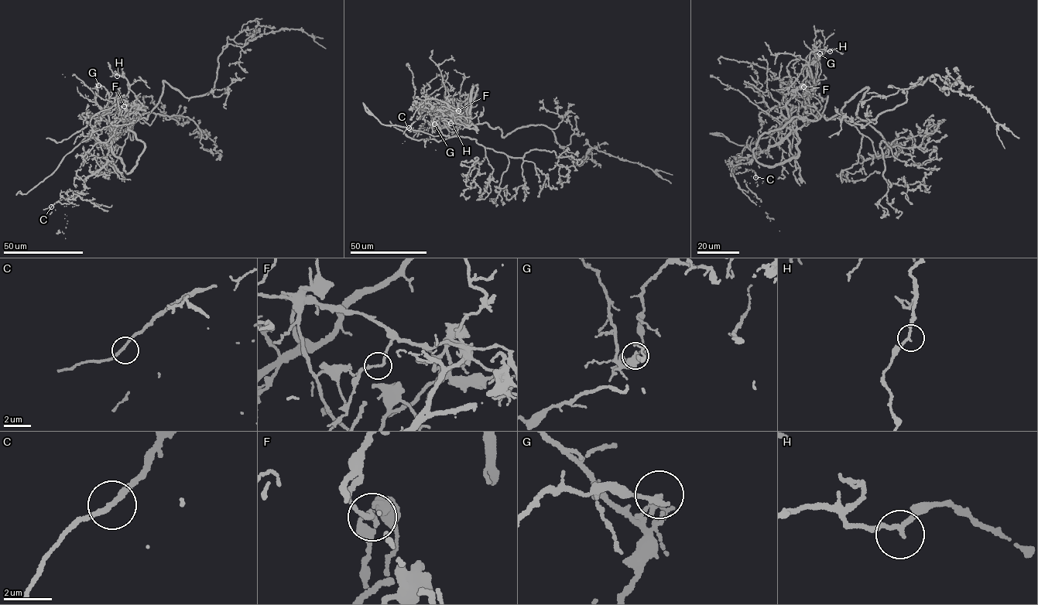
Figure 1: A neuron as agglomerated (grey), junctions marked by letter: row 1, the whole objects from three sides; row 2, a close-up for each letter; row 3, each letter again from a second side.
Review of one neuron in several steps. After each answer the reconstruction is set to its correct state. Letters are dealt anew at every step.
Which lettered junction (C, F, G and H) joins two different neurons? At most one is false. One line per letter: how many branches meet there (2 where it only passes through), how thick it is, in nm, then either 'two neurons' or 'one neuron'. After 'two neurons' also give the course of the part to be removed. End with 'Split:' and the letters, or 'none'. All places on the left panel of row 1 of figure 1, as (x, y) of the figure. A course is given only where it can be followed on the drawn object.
C: 2 branches meet; 190 nm thick; one neuron
F: 2 branches meet; 180 nm thick; one neuron
G: 2 branches meet; 170 nm thick; two neurons; foreign part runs (98, 85), (114, 103), (97, 118), (96, 130), (153, 113), (188, 117), (199, 137), (206, 130), (194, 138)
H: 2 branches meet; 170 nm thick; one neuron
Split: G

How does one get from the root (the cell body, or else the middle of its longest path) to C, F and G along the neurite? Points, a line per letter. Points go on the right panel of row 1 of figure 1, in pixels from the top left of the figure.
C: (826, 119), (811, 113), (805, 88), (794, 87), (786, 105), (793, 130), (732, 168), (755, 177)
F: (826, 119), (823, 115), (817, 119), (811, 113), (808, 90), (803, 87)
G: (826, 119), (823, 115), (817, 119), (811, 113), (805, 85), (806, 57), (810, 53), (820, 53)

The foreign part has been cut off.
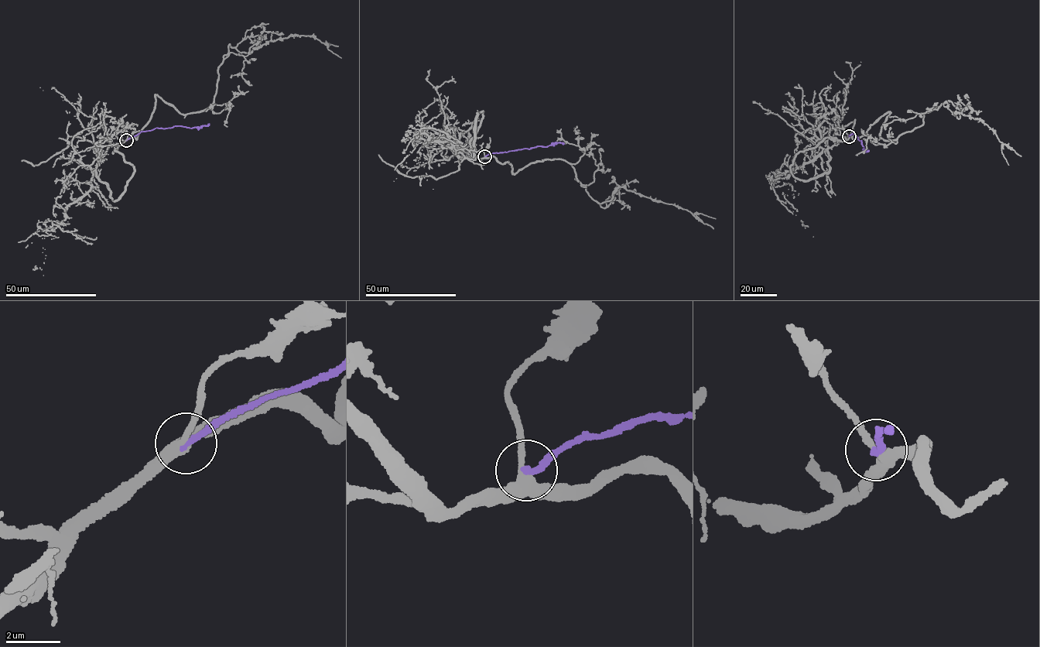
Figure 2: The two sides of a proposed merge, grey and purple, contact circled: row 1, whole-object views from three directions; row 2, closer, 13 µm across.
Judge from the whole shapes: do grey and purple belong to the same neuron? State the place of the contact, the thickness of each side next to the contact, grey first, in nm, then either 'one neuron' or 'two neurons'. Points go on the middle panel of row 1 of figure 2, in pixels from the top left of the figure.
place (484, 156); calibres 340 and 240 nm; two neurons

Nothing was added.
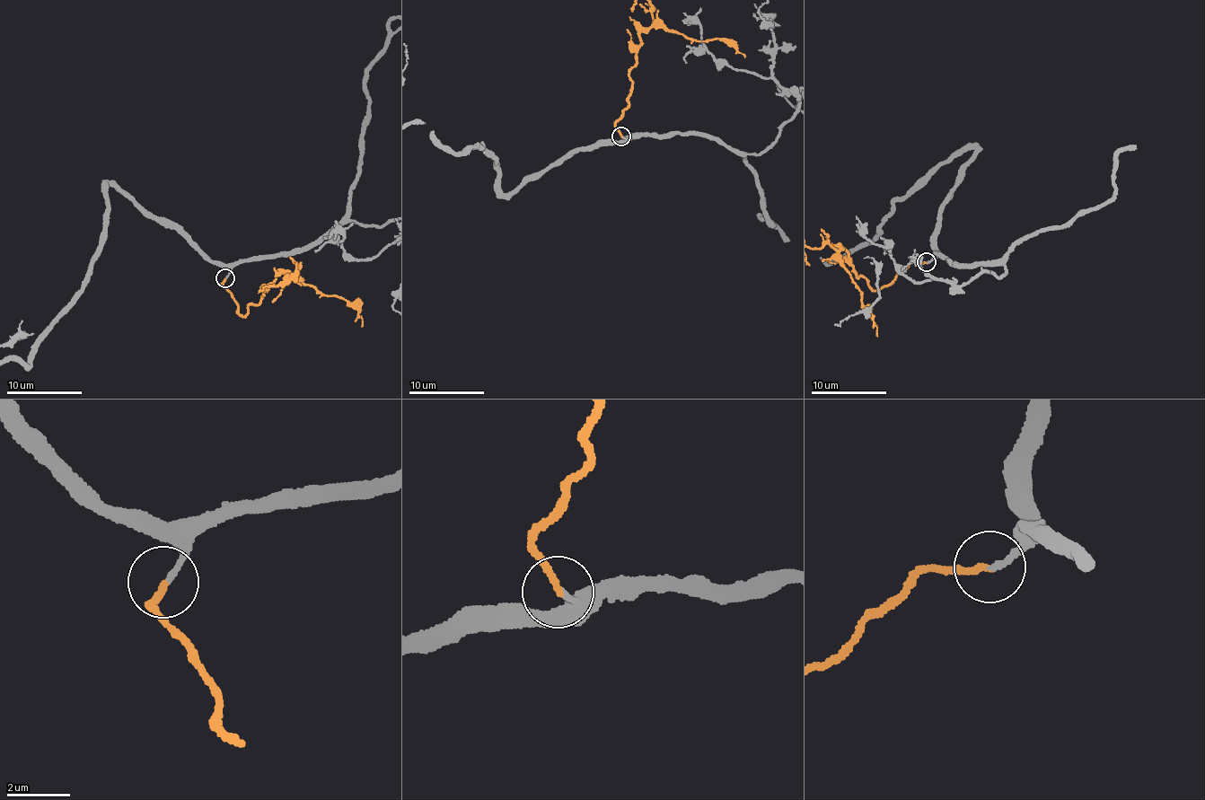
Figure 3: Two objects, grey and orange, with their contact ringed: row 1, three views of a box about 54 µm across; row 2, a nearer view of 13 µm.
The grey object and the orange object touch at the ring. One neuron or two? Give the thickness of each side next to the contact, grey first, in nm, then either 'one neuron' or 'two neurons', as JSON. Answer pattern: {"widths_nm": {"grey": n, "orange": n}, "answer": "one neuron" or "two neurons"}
{"widths_nm": {"grey": 180, "orange": 200}, "answer": "one neuron"}

